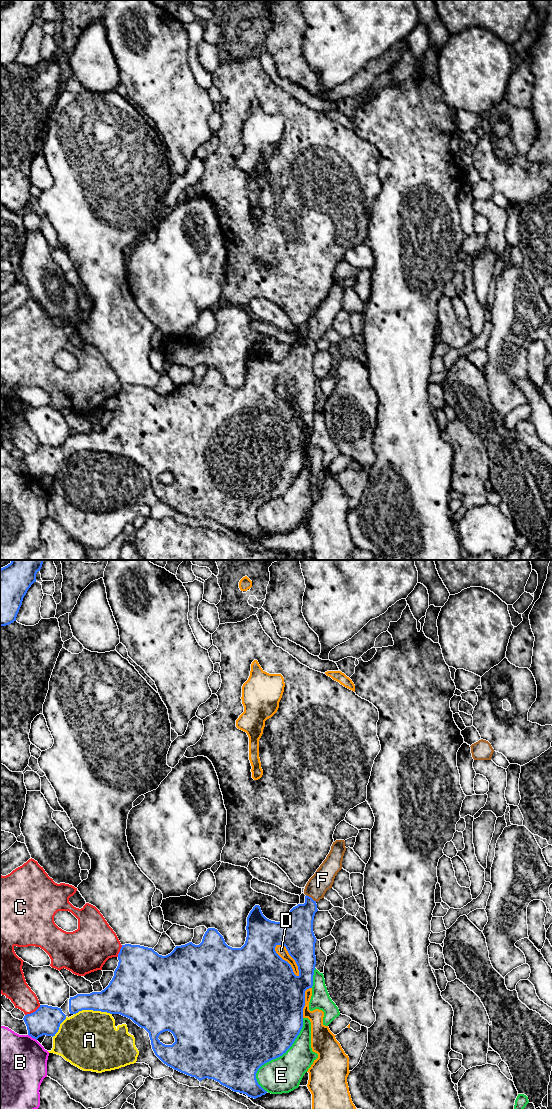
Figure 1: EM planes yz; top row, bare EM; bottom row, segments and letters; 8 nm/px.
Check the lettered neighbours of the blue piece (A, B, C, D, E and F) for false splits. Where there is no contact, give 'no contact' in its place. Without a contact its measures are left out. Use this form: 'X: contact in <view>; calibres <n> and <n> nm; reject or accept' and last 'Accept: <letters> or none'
A: contact in yz; calibres 280 and 480 nm; reject
B: contact in yz; calibres 240 and 480 nm; reject
C: contact in yz; calibres 240 and 200 nm; reject
D: contact in yz; calibres 500 and 90 nm; reject
E: contact in yz; calibres 500 and 280 nm; reject
F: contact in yz; calibres 240 and 170 nm; accept
Accept: F

